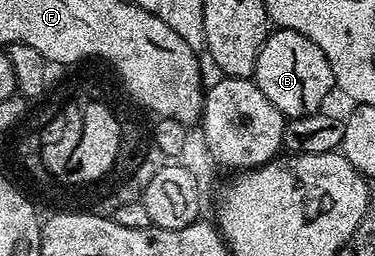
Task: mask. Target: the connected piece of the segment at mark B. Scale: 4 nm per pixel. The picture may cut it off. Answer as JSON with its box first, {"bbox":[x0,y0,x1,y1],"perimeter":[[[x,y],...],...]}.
{"bbox":[252,27,335,119],"perimeter":[[[279,27],[271,30],[266,36],[264,45],[256,57],[256,69],[252,76],[254,84],[276,105],[276,109],[286,119],[295,119],[305,115],[316,115],[329,97],[330,91],[335,90],[332,65],[316,45],[316,41],[308,41],[304,33],[296,33],[292,29]]]}

